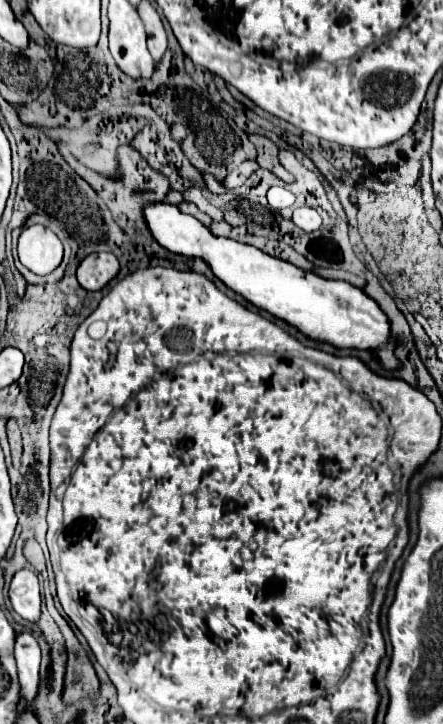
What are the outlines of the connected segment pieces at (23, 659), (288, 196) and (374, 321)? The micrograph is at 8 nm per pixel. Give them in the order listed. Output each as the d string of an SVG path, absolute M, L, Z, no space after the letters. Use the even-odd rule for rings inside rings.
M18 632L14 656L18 662L18 678L22 686L22 696L32 702L38 694L40 684L40 646L32 632Z
M272 186L266 194L268 198L268 206L272 210L282 210L282 208L288 208L294 204L294 194L282 186Z
M146 204L144 220L154 240L162 248L172 254L202 258L212 268L214 276L226 284L226 288L240 294L252 306L266 310L274 318L294 326L306 338L332 344L334 348L372 350L374 358L384 370L392 372L402 368L402 362L394 356L396 338L390 332L388 318L382 308L370 296L366 296L364 290L342 280L326 280L314 272L300 270L290 262L272 258L250 244L242 244L230 238L216 238L202 222L190 214L180 212L178 206L172 204Z

